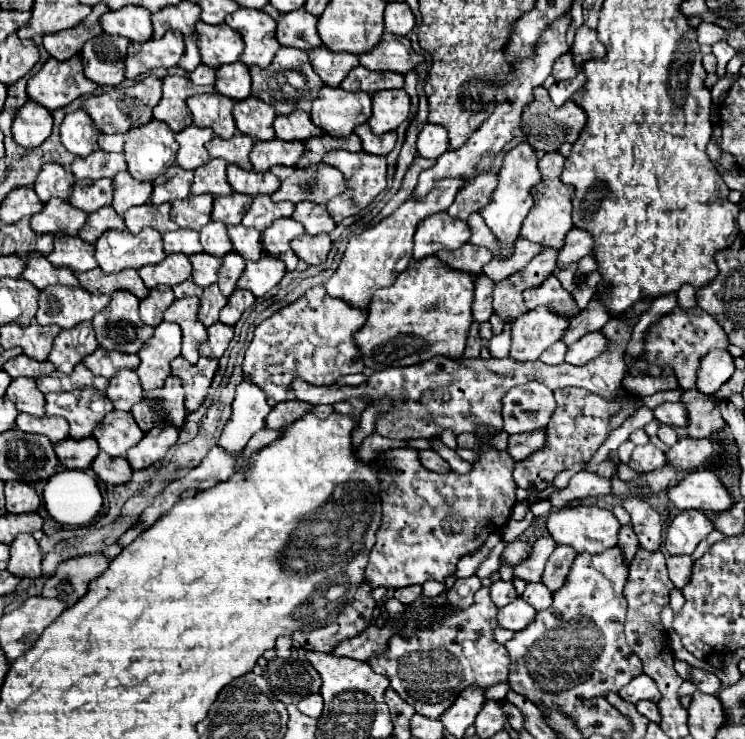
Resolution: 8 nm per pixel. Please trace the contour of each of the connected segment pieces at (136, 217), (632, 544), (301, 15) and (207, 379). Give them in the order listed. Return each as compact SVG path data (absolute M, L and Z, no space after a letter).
M142 204L142 206L134 206L124 214L124 222L126 228L130 232L140 232L144 226L150 226L158 232L170 232L170 230L178 230L178 224L170 220L170 204Z
M624 526L622 530L620 530L620 548L622 548L622 554L624 554L624 558L628 560L628 564L634 560L634 556L636 556L636 552L638 552L638 540L636 540L636 536L634 536L634 532L632 532L632 526Z
M304 8L282 14L278 18L276 38L282 46L298 48L298 50L314 50L322 46L322 40L316 30L316 16L306 12Z
M178 356L172 362L172 374L178 376L184 386L188 412L194 412L202 404L202 400L208 394L208 388L210 388L210 382L212 382L216 370L218 370L218 360L210 360L210 358L190 364L188 360Z

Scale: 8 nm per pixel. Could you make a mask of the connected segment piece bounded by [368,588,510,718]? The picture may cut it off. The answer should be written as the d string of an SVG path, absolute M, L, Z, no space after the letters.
M480 588L474 594L472 606L440 608L432 622L416 630L412 636L394 634L388 640L386 650L378 656L370 656L368 664L374 672L386 676L390 686L412 704L418 714L440 718L462 690L470 686L486 690L492 684L508 682L508 652L492 638L492 632L498 626L496 612L498 608L492 604L488 588Z

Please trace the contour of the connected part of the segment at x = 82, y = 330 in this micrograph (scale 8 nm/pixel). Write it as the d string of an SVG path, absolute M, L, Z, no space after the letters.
M92 322L78 324L76 328L62 330L60 336L54 340L54 348L48 360L56 366L56 370L70 374L76 364L80 364L90 352L98 348Z

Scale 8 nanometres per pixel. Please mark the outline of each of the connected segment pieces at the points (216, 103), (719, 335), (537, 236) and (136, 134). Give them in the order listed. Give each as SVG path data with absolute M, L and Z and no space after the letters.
M198 94L190 96L188 106L194 116L196 126L212 128L216 136L230 138L236 134L236 124L232 116L232 100L226 96L214 94Z
M674 308L670 314L660 318L646 336L646 352L640 356L640 360L634 362L634 368L628 372L632 376L646 374L648 364L656 366L672 366L676 370L676 378L680 388L694 388L694 374L698 370L698 360L710 350L710 348L728 348L726 332L722 332L722 326L712 318L706 316L706 312L692 308L690 312L684 312L680 308Z
M550 152L544 154L542 160L538 162L540 174L542 174L542 182L532 188L532 198L534 198L534 206L528 212L520 236L542 244L544 248L562 248L562 240L566 236L566 232L572 228L572 220L570 220L570 212L572 212L572 204L570 204L570 188L566 188L566 184L560 182L560 174L562 174L562 164L564 164L564 156L560 152Z
M150 120L126 134L124 156L128 172L136 180L152 182L156 176L166 172L166 168L176 164L176 152L178 142L166 122Z

